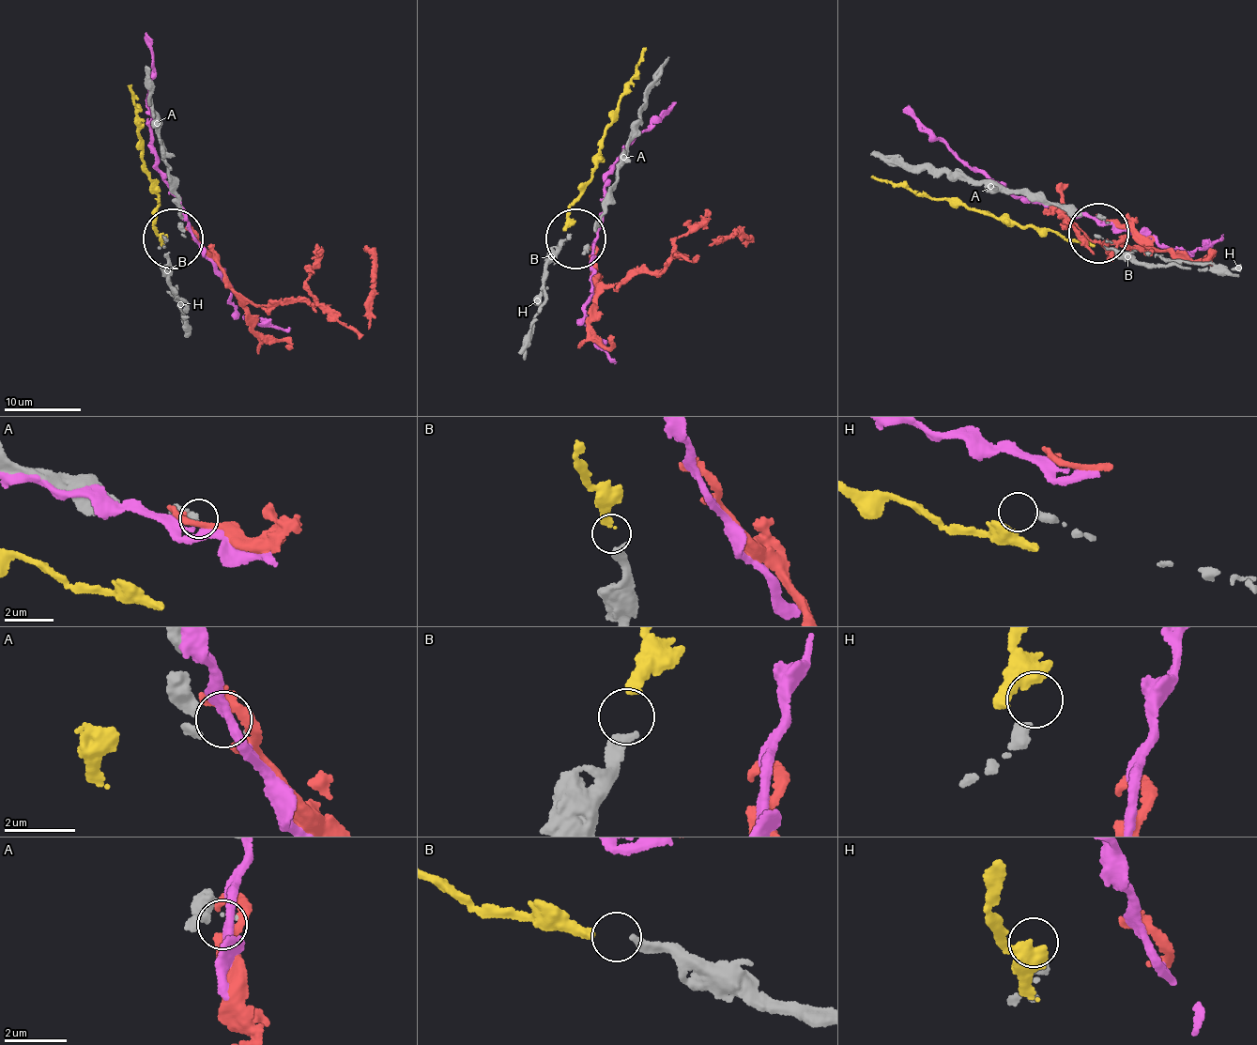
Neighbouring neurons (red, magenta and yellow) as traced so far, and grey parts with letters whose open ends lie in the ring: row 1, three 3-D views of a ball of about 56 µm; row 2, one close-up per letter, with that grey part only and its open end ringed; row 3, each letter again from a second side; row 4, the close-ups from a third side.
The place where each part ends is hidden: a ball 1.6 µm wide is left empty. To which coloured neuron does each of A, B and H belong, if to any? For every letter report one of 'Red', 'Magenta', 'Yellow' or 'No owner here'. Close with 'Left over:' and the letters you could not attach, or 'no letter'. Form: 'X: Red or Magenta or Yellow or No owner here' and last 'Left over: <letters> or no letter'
A: Red
B: Yellow
H: No owner here
Left over: H

